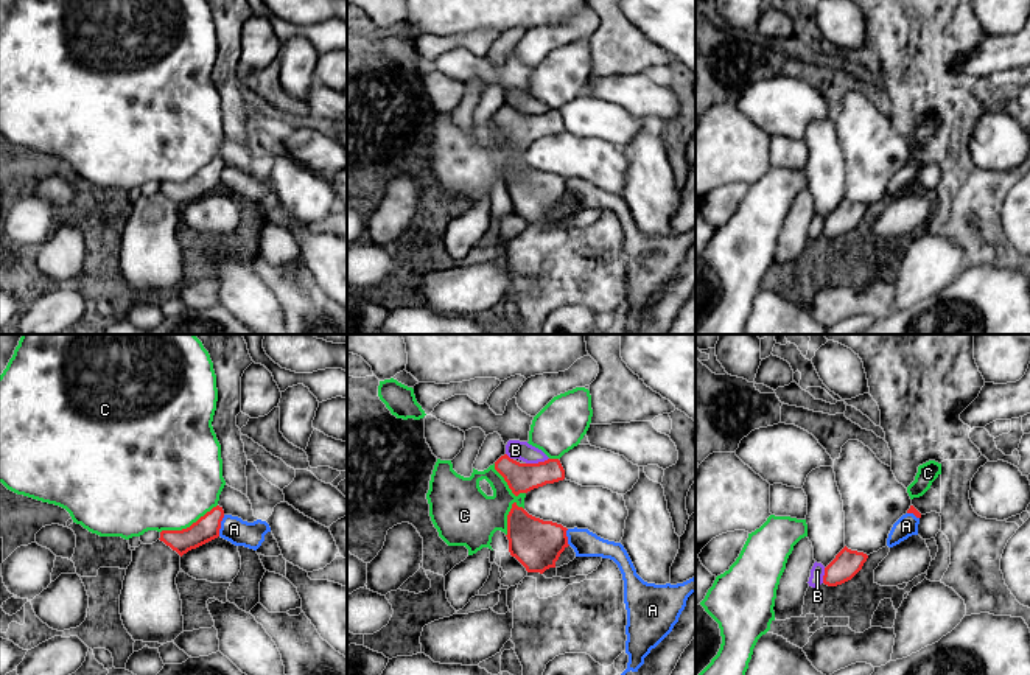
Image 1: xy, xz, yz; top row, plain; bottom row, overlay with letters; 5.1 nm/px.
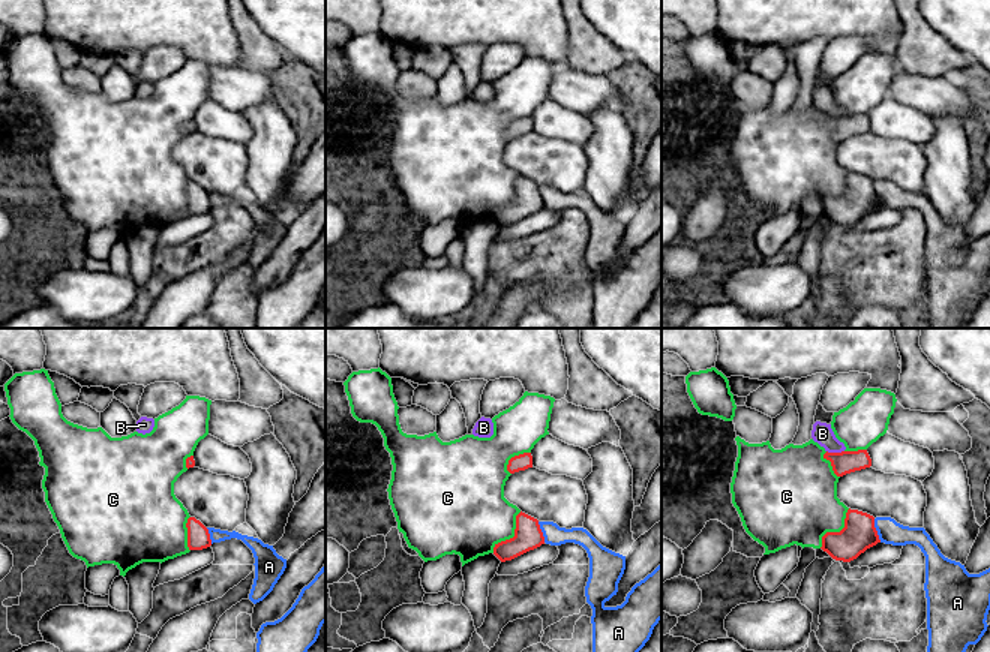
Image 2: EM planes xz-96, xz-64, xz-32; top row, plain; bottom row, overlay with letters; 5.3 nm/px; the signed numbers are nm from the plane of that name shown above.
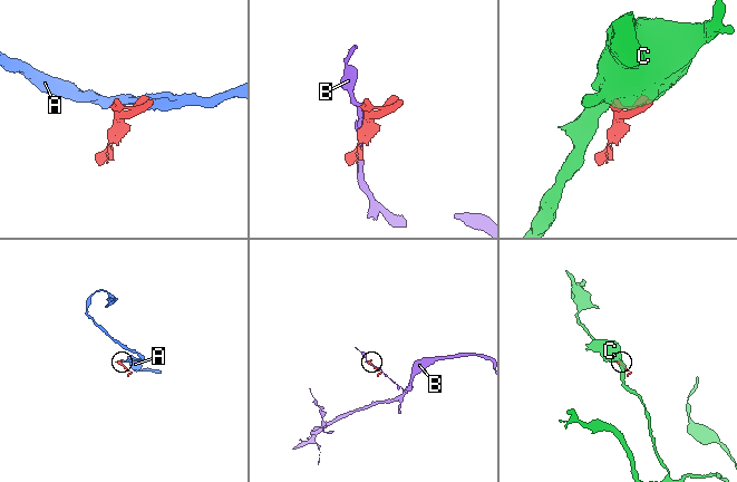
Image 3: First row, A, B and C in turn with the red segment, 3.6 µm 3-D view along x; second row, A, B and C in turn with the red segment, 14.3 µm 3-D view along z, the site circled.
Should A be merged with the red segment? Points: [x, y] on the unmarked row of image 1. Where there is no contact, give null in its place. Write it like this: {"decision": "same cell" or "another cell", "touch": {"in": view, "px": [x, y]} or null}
{"decision": "another cell", "touch": {"in": "xy", "px": [220, 178]}}

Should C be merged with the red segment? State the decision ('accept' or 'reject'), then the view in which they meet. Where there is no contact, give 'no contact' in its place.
reject | xy

